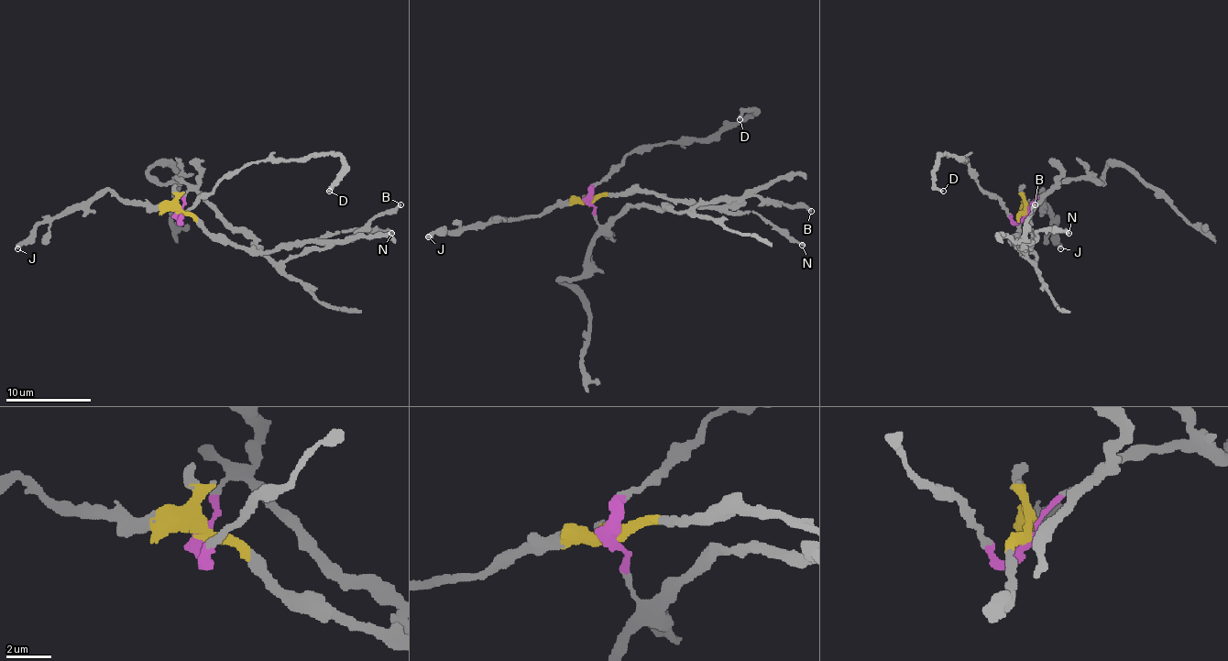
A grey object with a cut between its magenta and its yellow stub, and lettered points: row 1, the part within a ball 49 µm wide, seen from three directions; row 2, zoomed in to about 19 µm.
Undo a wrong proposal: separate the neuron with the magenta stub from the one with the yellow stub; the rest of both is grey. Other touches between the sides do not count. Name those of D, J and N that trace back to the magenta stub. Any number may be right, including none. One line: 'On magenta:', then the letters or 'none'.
On magenta: D

